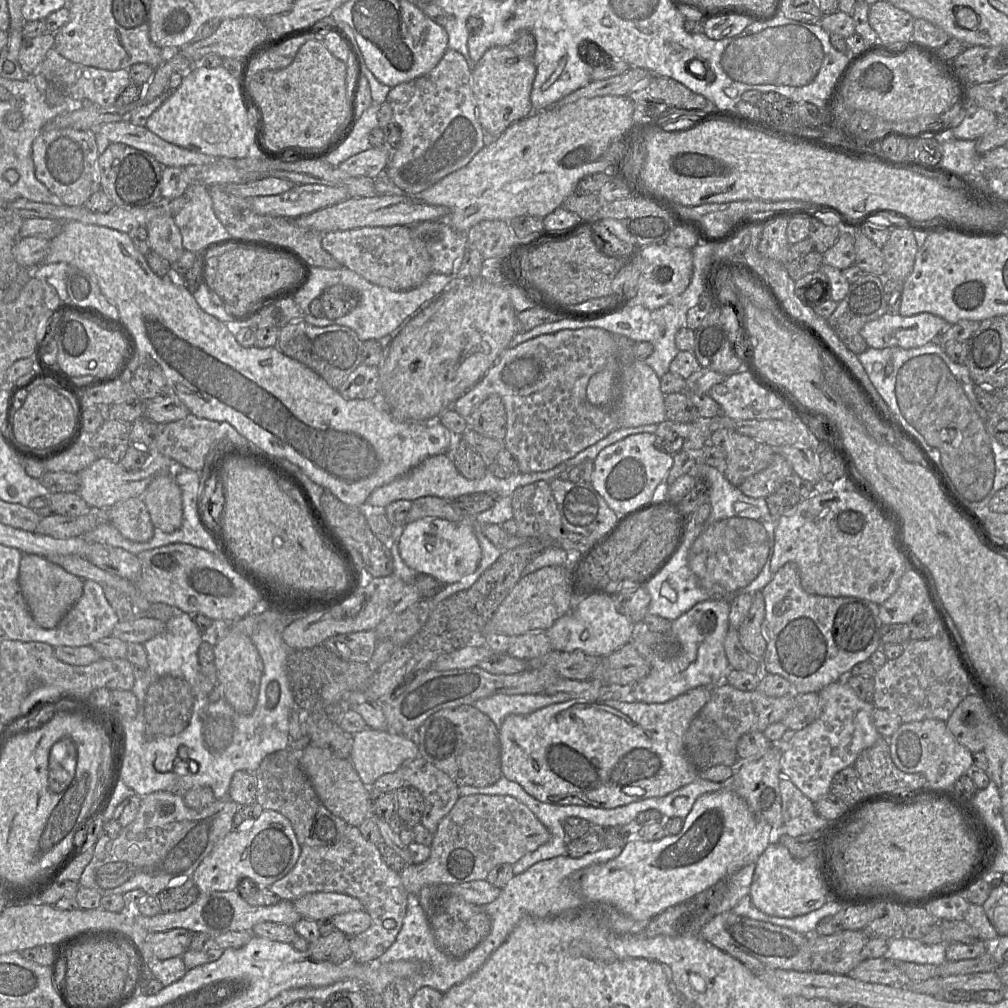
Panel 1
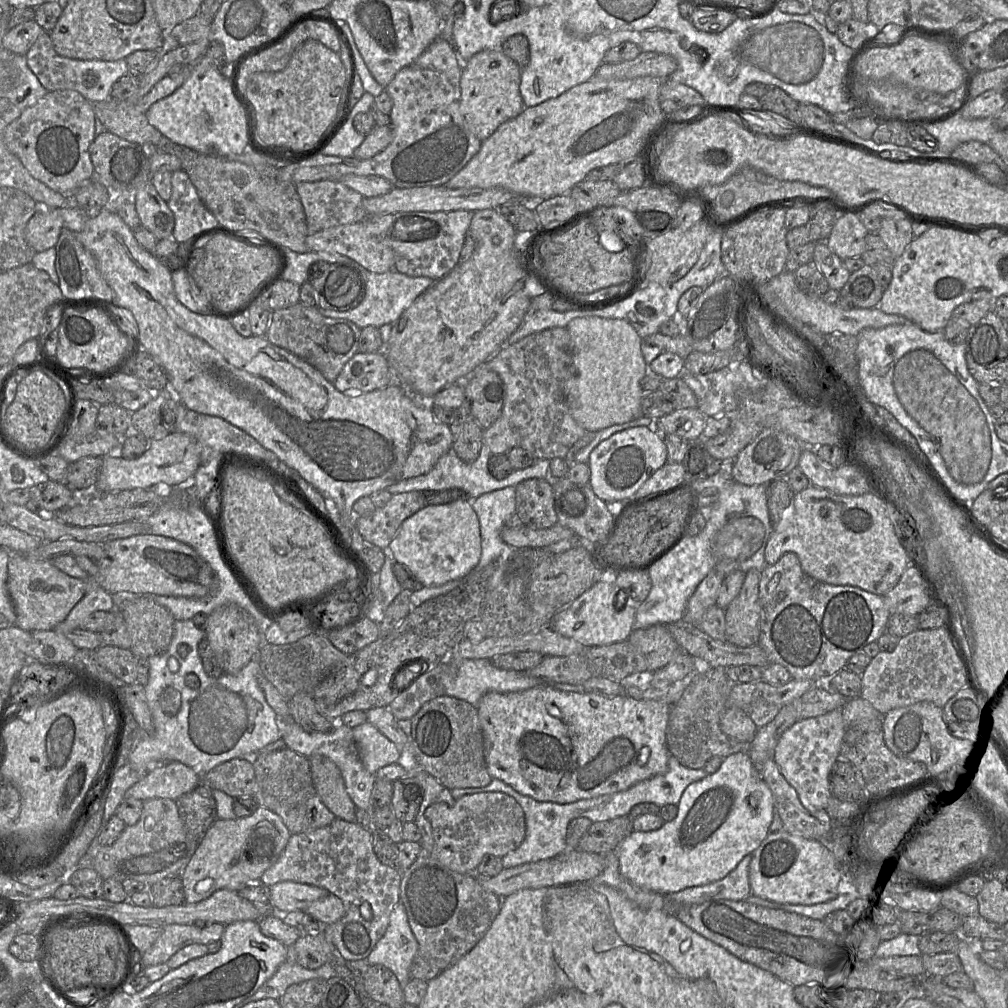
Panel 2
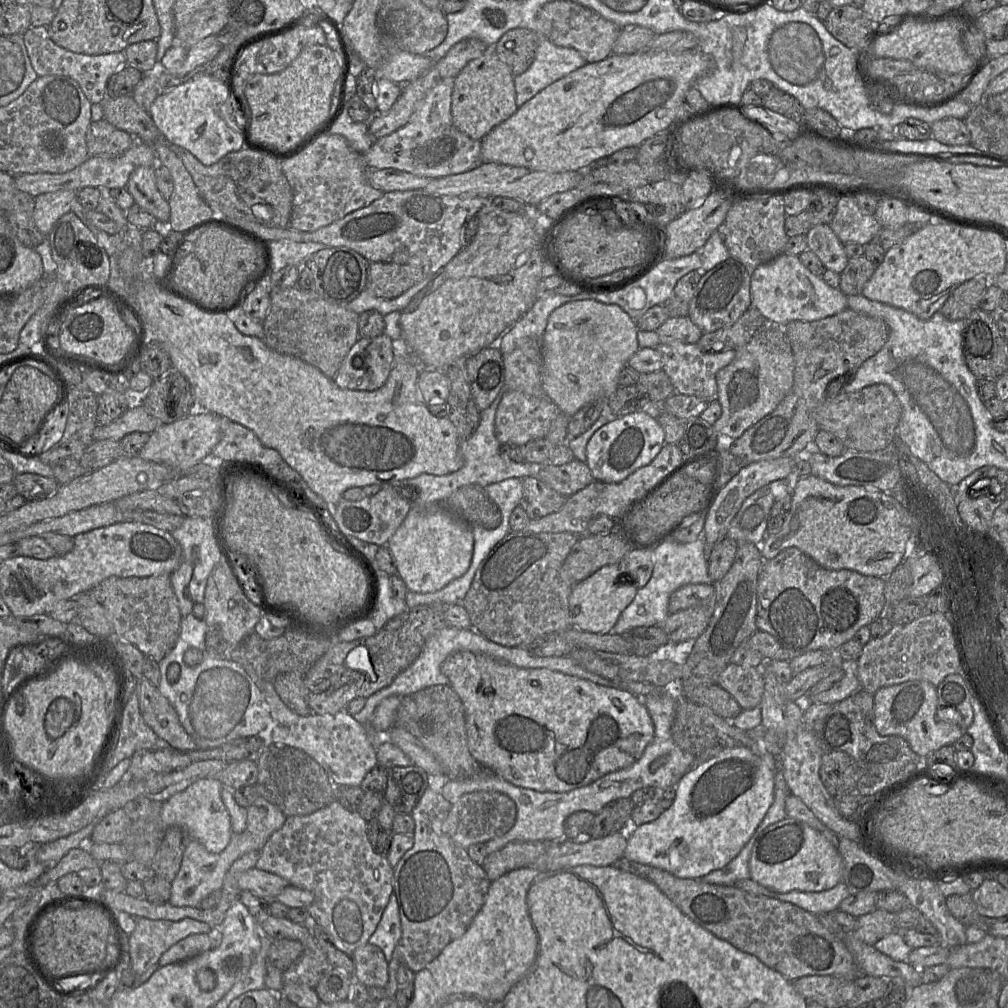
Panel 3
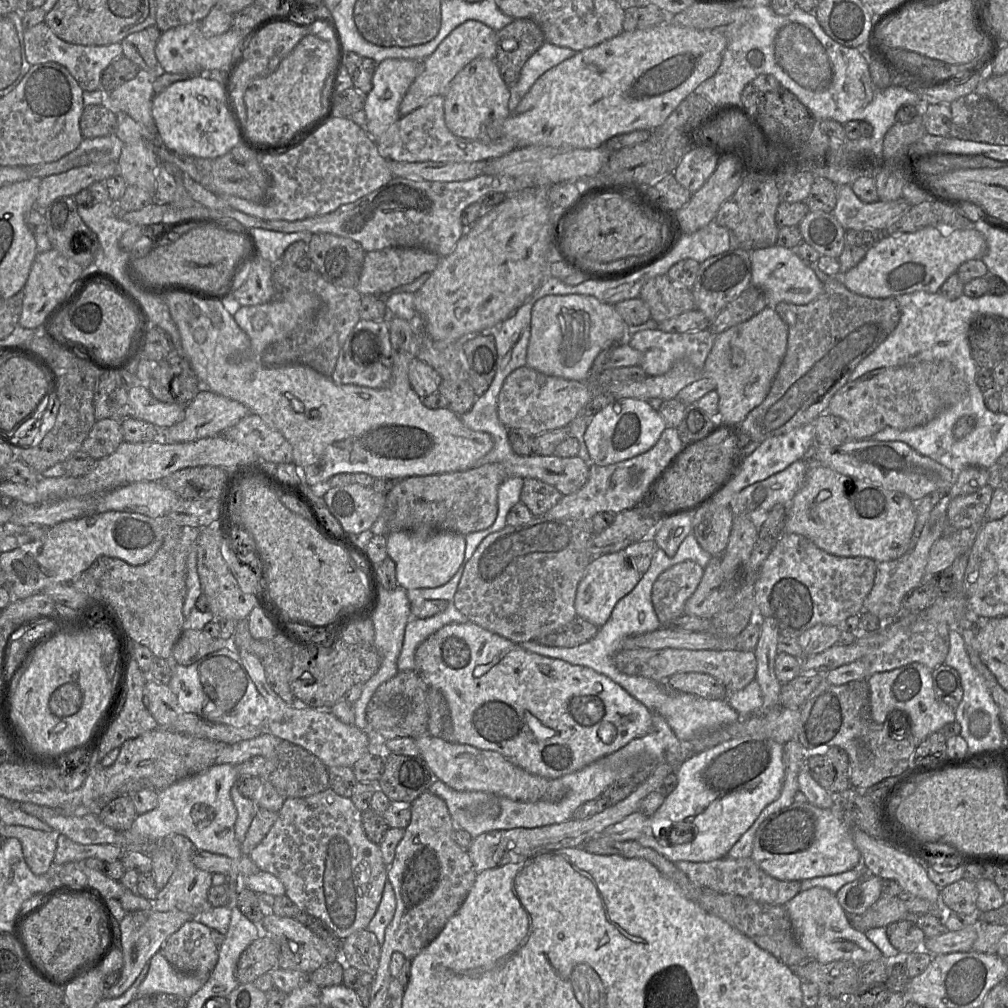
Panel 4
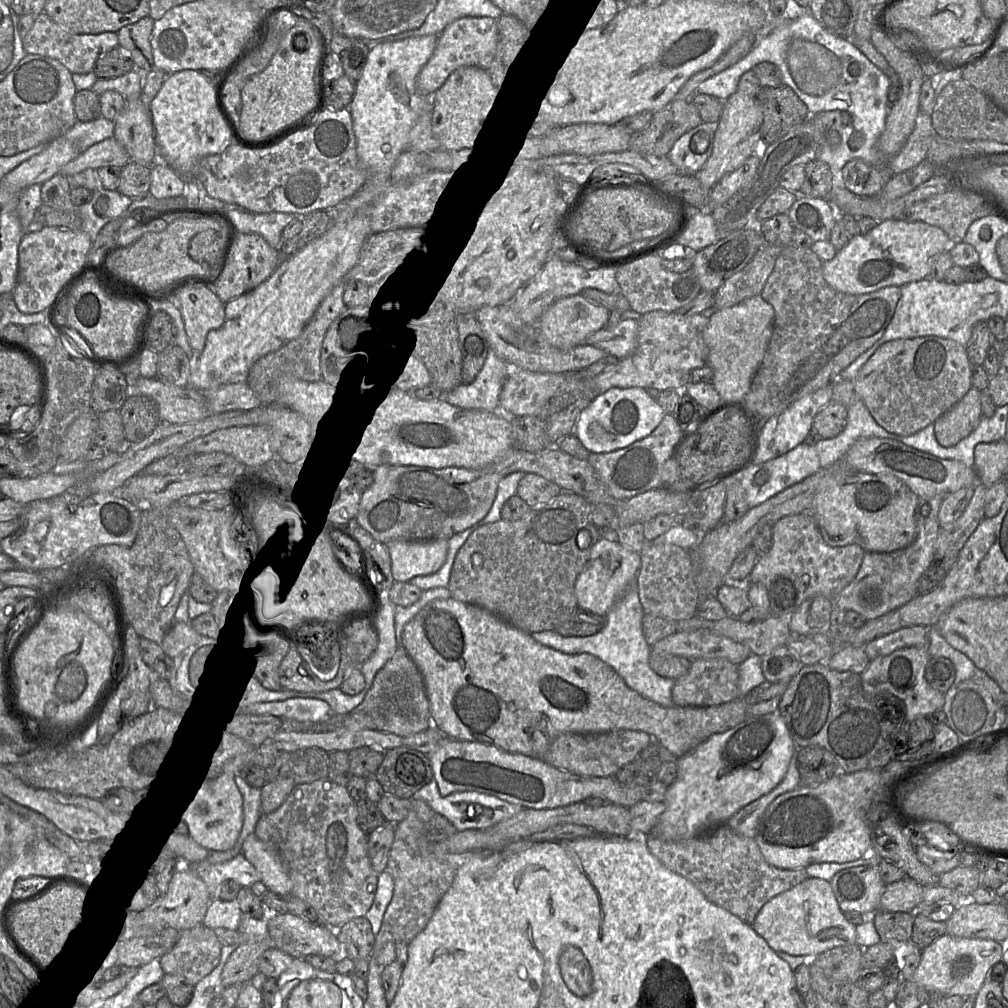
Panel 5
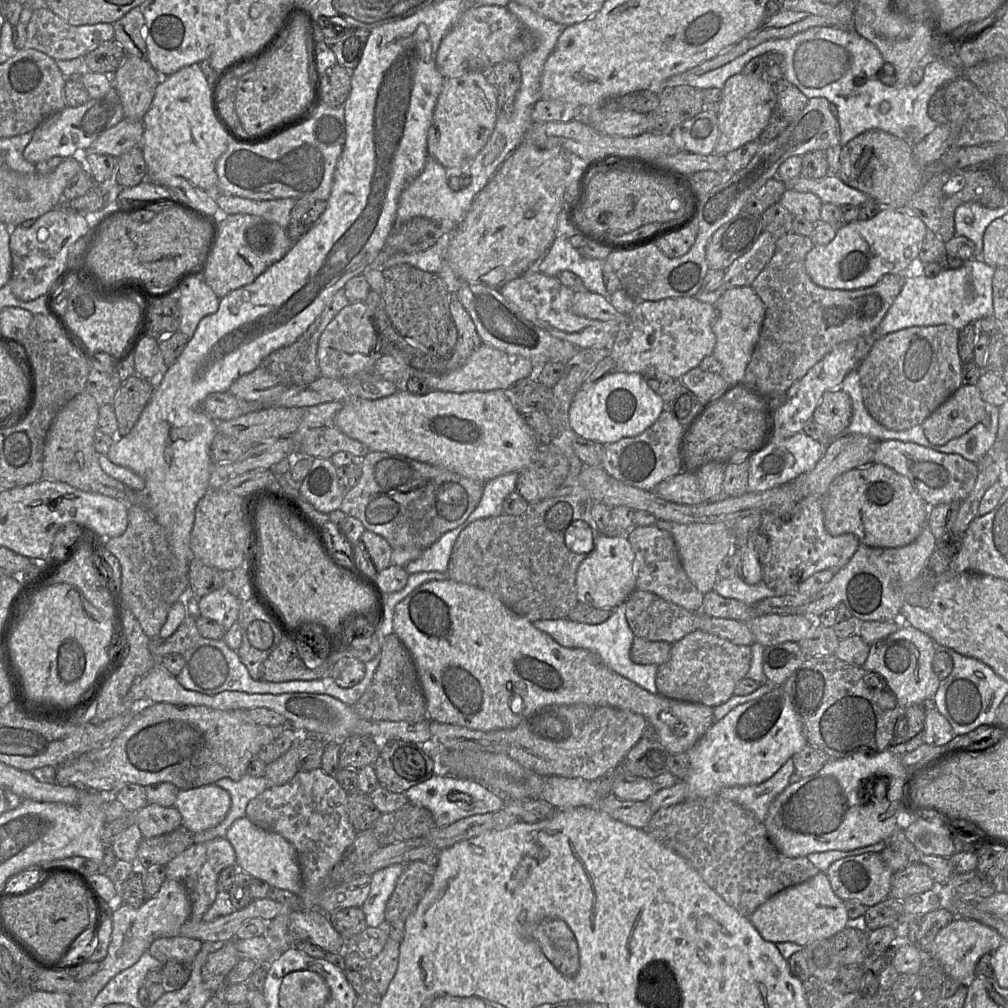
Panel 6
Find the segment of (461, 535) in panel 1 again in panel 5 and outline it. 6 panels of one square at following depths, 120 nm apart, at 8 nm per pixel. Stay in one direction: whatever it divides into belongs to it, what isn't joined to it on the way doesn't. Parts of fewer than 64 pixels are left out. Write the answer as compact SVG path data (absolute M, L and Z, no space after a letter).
M448 539L434 541L390 541L386 543L395 581L410 582L416 576L437 572L445 563Z

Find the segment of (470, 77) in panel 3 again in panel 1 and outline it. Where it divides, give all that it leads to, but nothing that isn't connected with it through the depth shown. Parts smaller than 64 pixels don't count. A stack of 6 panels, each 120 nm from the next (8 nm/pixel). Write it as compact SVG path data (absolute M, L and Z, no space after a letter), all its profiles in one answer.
M492 47L475 63L471 71L471 88L478 120L487 136L498 137L511 124L534 112L530 93L535 75L533 58L518 56L510 47Z

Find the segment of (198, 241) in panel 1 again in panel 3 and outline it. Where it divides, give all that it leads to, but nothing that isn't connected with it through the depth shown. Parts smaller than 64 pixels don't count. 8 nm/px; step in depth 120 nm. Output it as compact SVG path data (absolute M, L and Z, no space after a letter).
M155 143L152 148L158 156L158 163L169 171L173 180L173 193L168 200L170 218L164 230L179 232L181 236L186 231L199 224L214 220L215 214L213 210L200 196L193 179L185 168L182 160L167 146L167 144Z

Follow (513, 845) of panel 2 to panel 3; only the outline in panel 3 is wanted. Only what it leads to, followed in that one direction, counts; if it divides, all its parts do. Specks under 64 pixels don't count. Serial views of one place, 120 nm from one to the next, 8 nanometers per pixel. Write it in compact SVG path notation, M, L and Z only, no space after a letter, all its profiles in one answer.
M473 792L463 795L452 804L444 821L444 832L457 845L467 850L471 845L505 835L514 826L516 814L516 804L508 796L498 792Z

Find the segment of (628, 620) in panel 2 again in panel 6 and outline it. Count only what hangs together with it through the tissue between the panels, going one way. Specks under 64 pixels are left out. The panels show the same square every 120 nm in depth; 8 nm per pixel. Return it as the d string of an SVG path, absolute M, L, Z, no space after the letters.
M600 533L593 551L580 563L575 583L580 603L611 610L624 603L636 589L636 558L628 538Z

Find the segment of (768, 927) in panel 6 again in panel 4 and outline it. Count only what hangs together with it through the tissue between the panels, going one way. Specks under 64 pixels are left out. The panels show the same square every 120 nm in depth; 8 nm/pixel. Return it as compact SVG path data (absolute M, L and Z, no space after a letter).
M822 887L800 891L785 904L792 931L808 956L821 963L845 960L857 966L884 958L864 932L853 928L835 894Z

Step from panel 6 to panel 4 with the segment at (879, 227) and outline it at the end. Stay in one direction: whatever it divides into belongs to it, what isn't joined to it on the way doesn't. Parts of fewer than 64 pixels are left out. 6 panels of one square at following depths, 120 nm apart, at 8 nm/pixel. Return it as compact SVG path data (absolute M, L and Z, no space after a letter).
M947 224L925 226L914 232L887 235L870 247L865 257L840 276L843 285L853 293L871 298L897 297L916 291L939 292L946 279L956 273L960 265L971 259L981 259L987 250L984 235L975 229L959 229Z

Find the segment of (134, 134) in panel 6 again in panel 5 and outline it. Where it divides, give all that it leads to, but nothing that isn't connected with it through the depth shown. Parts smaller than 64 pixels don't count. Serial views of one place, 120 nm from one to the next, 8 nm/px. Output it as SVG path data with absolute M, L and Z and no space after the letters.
M114 137L94 144L74 160L65 164L60 174L70 177L86 169L99 169L106 166L123 168L130 162L126 149Z

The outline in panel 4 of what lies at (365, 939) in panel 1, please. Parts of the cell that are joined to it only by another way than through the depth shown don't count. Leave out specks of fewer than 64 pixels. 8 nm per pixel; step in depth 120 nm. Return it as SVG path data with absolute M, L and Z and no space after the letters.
M326 790L300 798L286 798L278 818L265 838L251 851L249 857L260 870L277 877L285 887L285 894L298 908L329 926L341 940L352 933L366 929L381 901L388 878L379 845L366 836L362 816L350 798Z

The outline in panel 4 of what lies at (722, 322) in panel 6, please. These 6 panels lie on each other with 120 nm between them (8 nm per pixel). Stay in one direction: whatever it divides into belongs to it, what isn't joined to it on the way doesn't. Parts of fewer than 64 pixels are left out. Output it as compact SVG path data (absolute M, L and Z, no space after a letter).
M769 306L749 320L715 336L703 376L715 383L719 397L718 425L735 434L749 412L764 401L786 354L787 343L787 326L775 309Z

